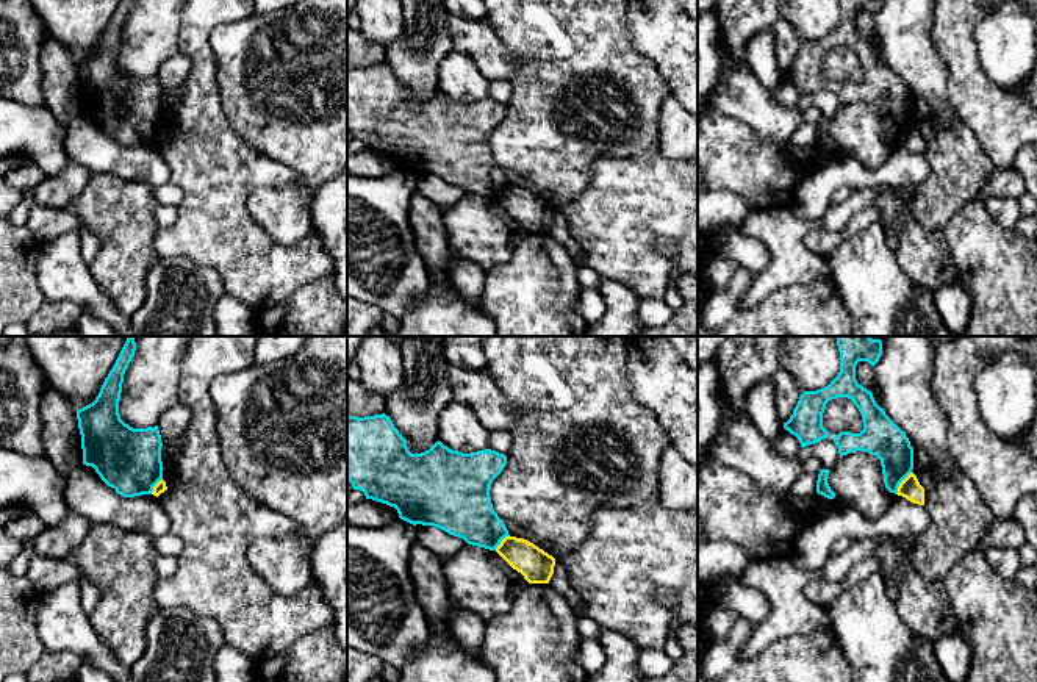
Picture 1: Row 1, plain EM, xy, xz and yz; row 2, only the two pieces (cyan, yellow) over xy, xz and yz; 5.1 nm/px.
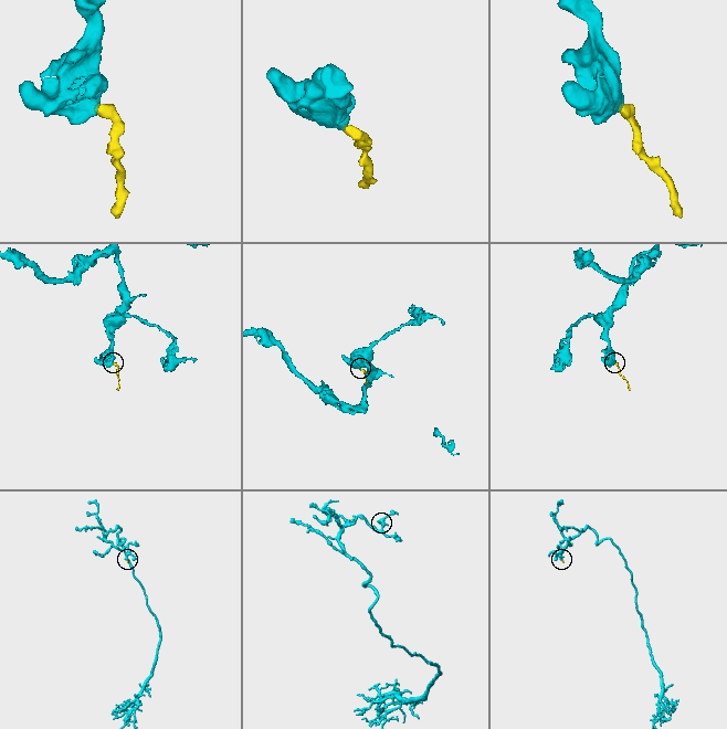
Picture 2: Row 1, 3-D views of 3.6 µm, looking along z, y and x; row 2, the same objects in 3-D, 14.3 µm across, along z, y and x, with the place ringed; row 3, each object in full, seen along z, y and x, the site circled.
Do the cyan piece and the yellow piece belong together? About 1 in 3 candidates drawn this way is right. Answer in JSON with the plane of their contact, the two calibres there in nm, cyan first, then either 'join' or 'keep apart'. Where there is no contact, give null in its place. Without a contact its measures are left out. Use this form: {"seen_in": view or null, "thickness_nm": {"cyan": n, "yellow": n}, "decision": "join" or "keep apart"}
{"seen_in": "yz", "thickness_nm": {"cyan": 200, "yellow": 110}, "decision": "keep apart"}

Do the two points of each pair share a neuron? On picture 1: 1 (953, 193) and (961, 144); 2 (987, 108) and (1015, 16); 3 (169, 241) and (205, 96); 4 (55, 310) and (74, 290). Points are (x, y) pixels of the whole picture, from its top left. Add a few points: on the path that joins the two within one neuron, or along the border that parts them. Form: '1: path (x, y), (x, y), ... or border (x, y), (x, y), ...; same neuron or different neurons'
1: path (954, 180), (958, 175), (958, 157); same neuron
2: border (978, 49), (981, 68), (993, 82), (1020, 86); different neurons
3: path (202, 205), (202, 132); same neuron
4: border (46, 299), (68, 301), (80, 308); different neurons

